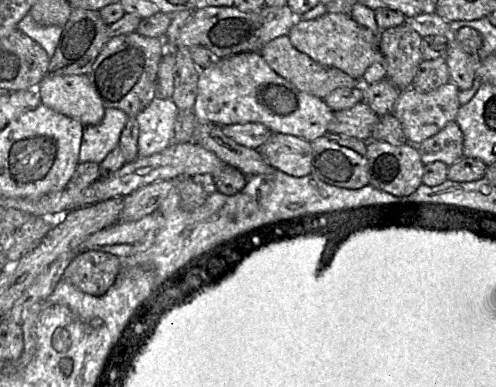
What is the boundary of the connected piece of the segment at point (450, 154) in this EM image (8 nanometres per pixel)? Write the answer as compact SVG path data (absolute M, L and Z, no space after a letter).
M452 121L438 133L424 139L417 146L424 164L439 161L450 166L464 157L463 143L463 133L456 121Z

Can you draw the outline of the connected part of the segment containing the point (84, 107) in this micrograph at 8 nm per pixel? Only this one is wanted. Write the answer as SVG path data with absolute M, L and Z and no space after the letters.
M46 74L36 92L45 106L79 121L83 126L97 125L104 117L106 107L86 74Z

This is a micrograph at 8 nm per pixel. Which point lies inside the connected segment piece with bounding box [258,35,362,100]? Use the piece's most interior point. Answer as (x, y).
(296, 67)

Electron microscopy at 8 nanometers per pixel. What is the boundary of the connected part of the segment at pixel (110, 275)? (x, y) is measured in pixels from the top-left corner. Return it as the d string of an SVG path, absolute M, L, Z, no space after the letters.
M90 250L76 255L62 278L83 293L101 296L111 287L121 268L121 259L113 254Z

